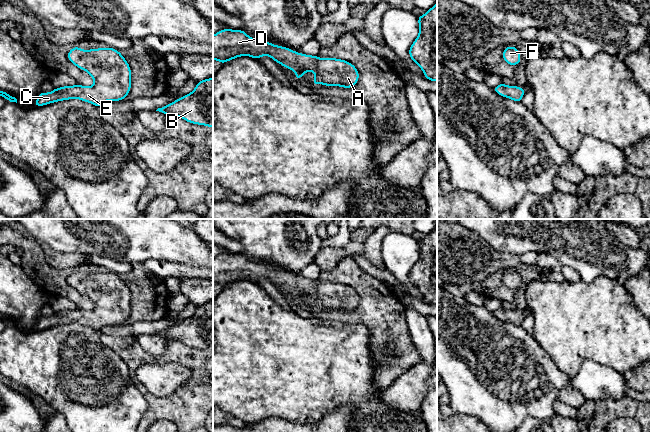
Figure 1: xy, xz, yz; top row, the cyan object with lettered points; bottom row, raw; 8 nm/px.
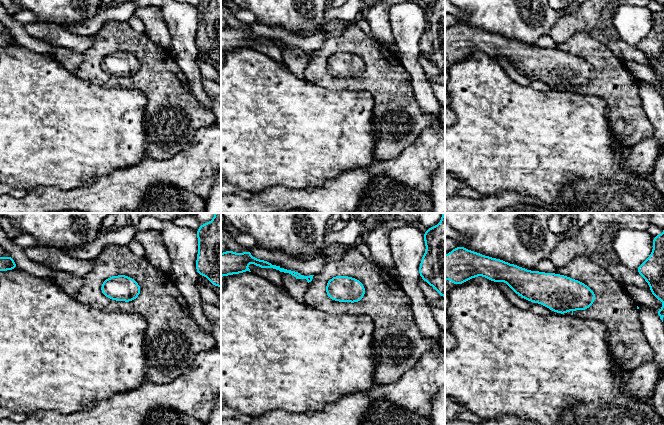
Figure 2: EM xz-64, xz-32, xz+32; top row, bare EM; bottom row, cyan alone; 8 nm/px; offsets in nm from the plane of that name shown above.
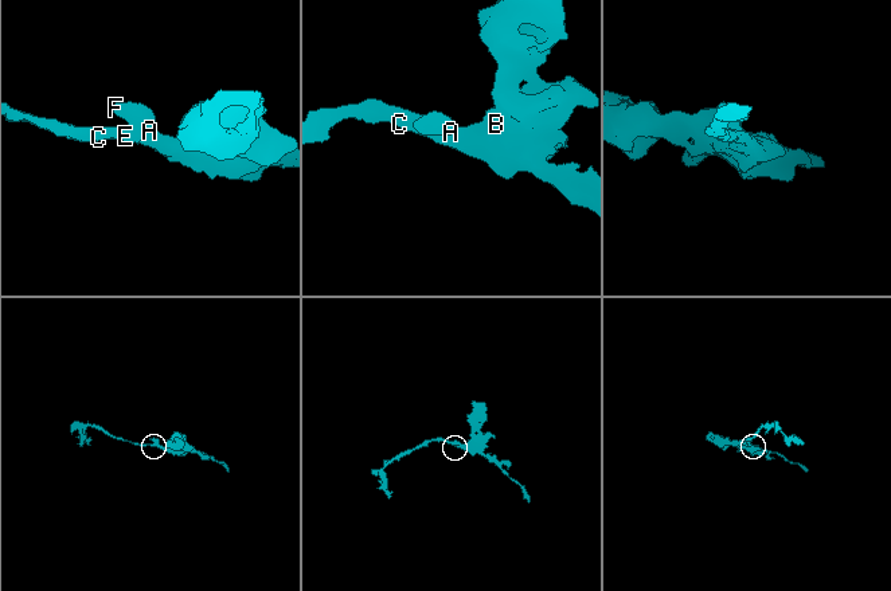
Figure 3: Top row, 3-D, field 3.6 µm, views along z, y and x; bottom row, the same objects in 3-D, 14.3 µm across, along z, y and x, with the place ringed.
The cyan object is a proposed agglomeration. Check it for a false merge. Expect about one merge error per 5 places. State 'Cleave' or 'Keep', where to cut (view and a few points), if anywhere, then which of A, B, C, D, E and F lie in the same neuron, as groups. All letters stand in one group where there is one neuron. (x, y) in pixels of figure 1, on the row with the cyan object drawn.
Keep. No split. Groups: A B C D E F

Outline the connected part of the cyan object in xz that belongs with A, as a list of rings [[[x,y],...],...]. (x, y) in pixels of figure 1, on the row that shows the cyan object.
[[[222,29],[213,35],[213,60],[221,64],[241,56],[259,60],[264,55],[293,70],[297,81],[306,72],[313,71],[313,86],[320,83],[324,86],[353,88],[359,80],[356,67],[342,59],[298,53],[287,47],[251,38],[243,30]]]

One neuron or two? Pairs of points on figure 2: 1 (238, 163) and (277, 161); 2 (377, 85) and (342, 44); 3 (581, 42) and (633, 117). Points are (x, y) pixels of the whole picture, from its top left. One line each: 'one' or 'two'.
1: one
2: one
3: one

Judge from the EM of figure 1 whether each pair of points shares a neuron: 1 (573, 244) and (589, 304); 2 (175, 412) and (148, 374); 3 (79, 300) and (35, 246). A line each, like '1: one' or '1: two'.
1: two
2: two
3: one

